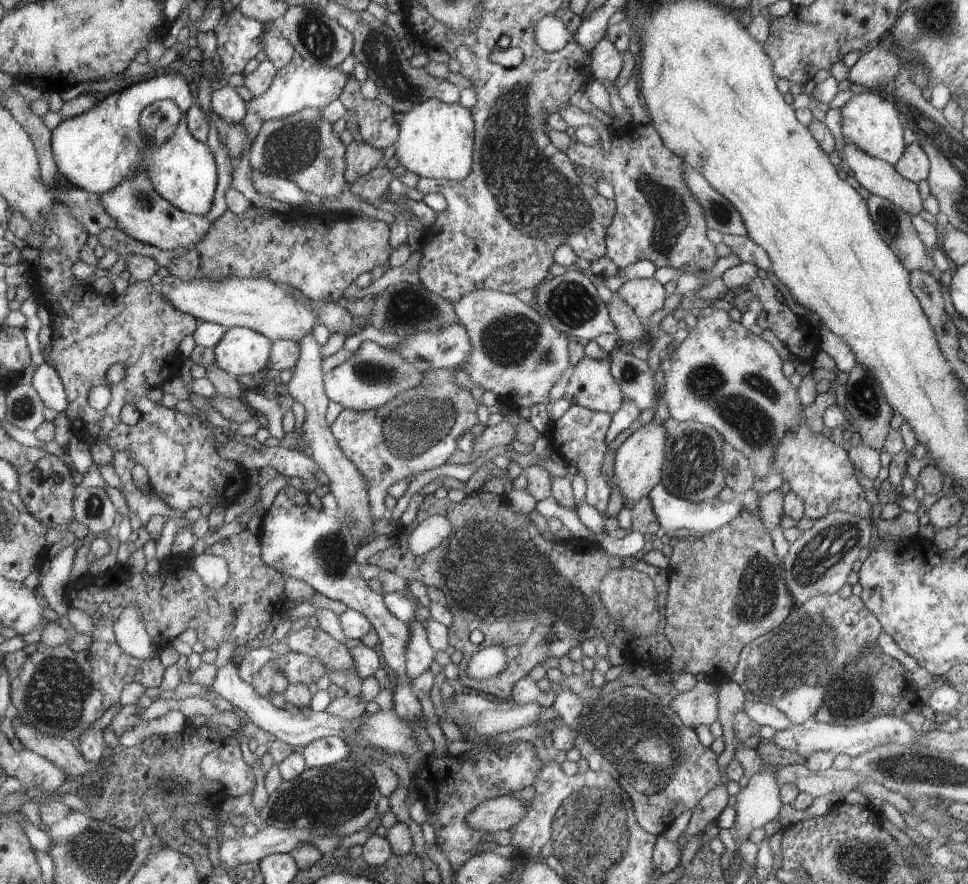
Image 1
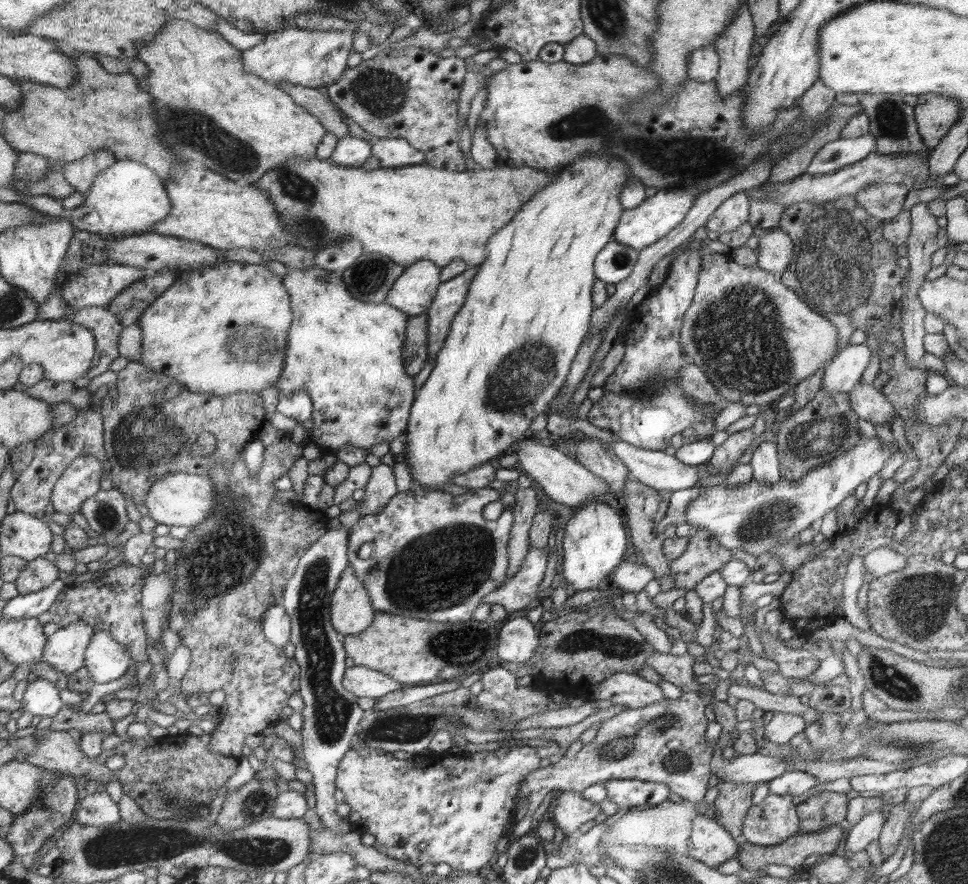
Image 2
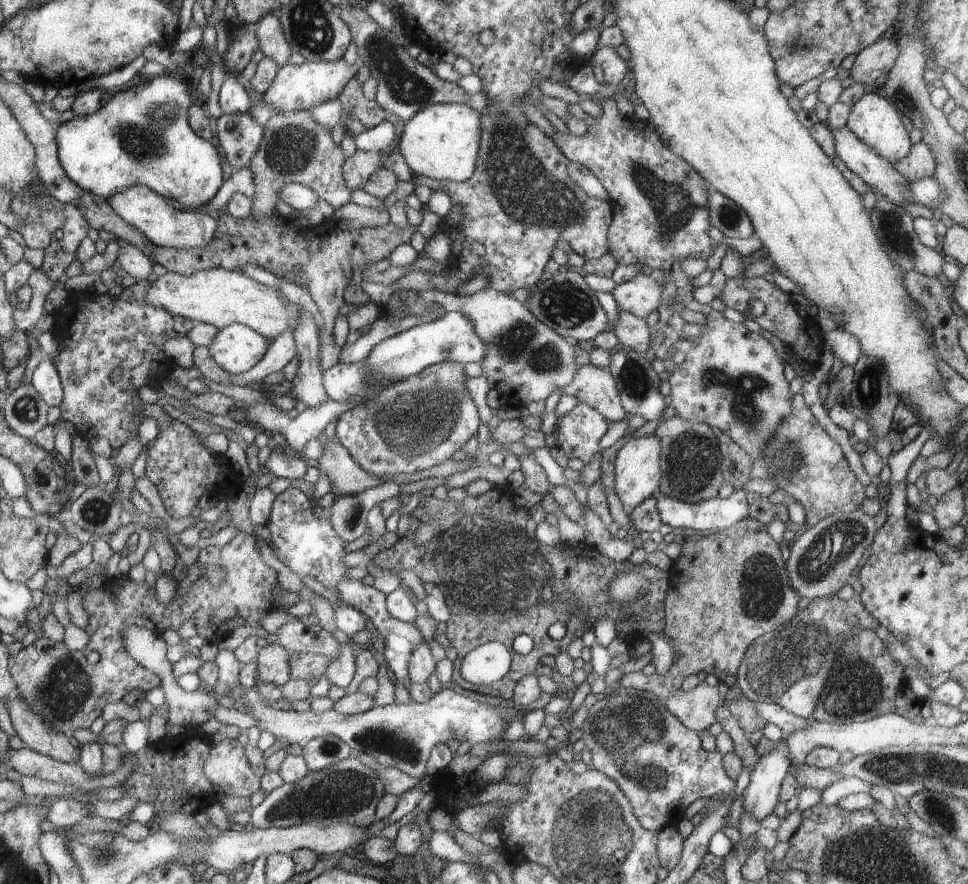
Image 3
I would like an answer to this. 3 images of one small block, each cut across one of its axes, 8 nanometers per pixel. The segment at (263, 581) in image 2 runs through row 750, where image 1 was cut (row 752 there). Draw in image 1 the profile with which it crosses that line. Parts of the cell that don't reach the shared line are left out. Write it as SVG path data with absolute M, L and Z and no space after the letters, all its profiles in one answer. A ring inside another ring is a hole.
M222 738L222 744L204 756L201 770L209 780L218 780L230 797L254 792L253 768L244 762L240 745L234 738Z

